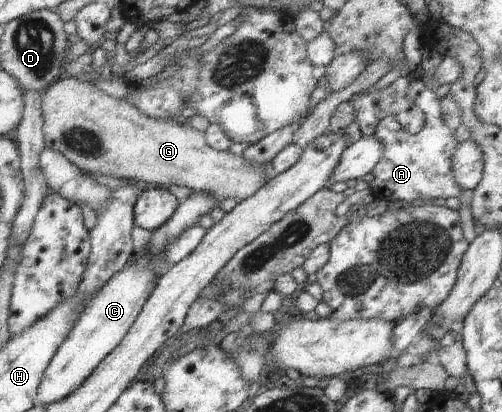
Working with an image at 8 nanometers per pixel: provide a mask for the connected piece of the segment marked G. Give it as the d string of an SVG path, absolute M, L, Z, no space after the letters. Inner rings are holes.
M78 78L56 80L44 94L44 135L45 146L62 152L72 164L86 172L104 174L116 179L129 179L142 186L168 187L172 185L187 187L194 192L210 192L218 200L233 198L237 203L248 200L262 190L266 184L264 166L248 162L244 156L234 152L220 151L208 144L204 131L198 131L189 125L180 125L176 120L154 120L144 116L136 106L108 96L96 87L94 82L84 82Z

